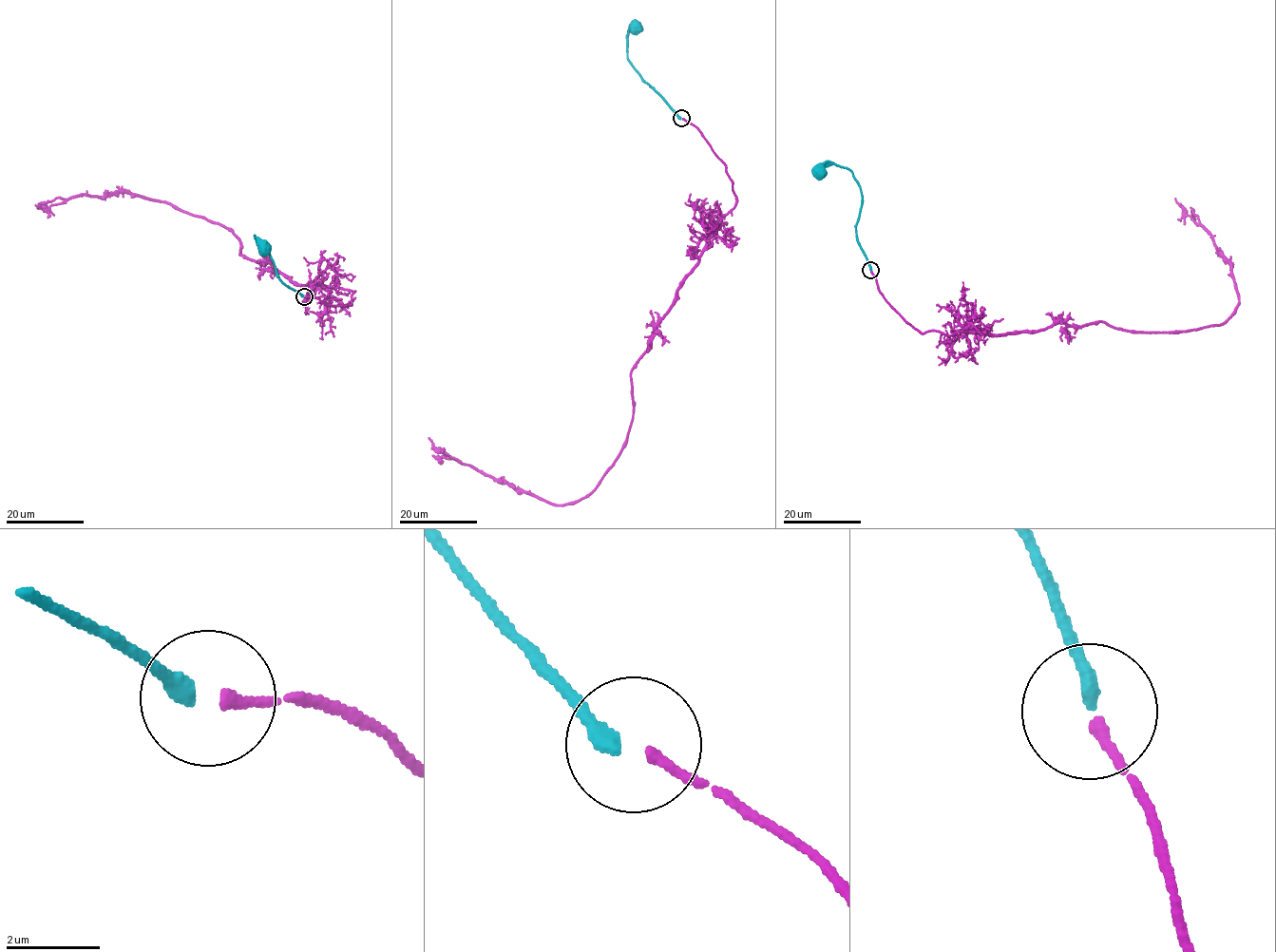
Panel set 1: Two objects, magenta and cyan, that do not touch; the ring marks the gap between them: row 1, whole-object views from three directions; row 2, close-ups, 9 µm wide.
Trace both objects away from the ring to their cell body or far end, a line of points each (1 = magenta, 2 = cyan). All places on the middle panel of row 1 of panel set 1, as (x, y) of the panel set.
1: (683, 118), (725, 165), (736, 203), (631, 373), (627, 443), (601, 481), (548, 504), (428, 437)
2: (680, 118), (628, 60), (629, 28), (636, 26)

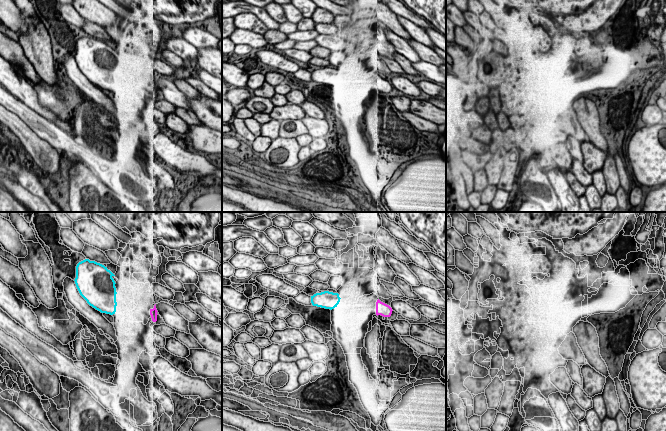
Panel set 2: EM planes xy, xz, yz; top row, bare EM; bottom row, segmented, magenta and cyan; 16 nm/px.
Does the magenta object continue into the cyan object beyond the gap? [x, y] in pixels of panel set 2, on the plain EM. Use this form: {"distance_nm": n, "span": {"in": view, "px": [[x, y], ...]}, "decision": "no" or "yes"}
{"distance_nm": 550, "span": {"in": "xy", "px": [[150, 85], [116, 81]]}, "decision": "yes"}

